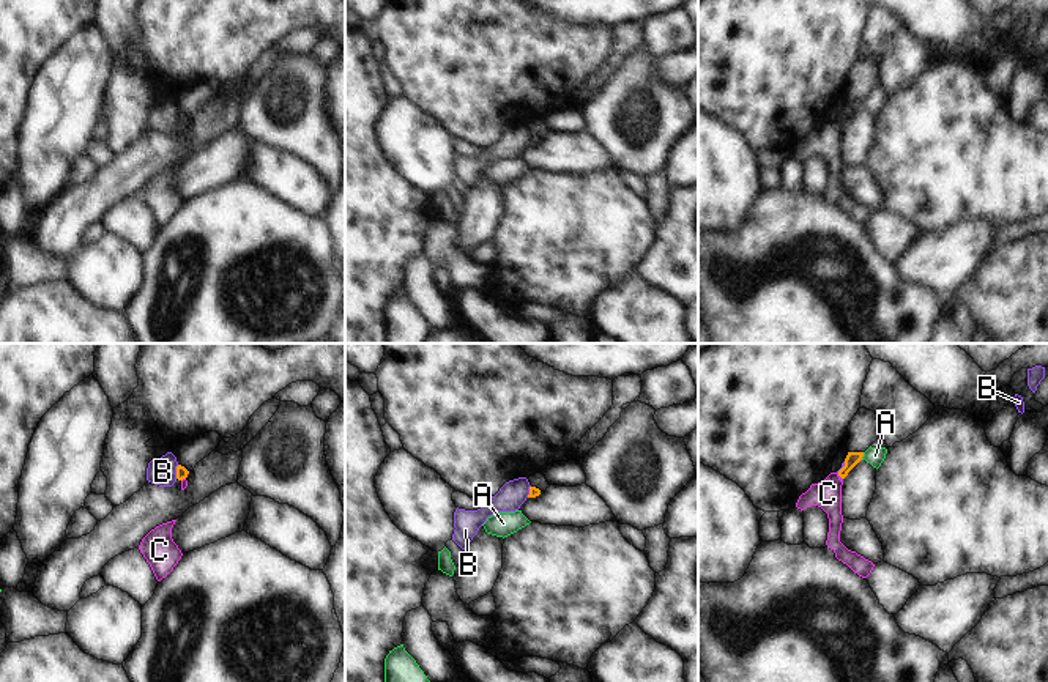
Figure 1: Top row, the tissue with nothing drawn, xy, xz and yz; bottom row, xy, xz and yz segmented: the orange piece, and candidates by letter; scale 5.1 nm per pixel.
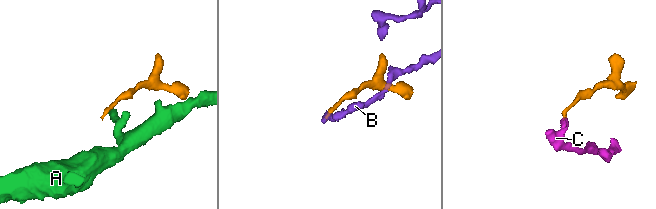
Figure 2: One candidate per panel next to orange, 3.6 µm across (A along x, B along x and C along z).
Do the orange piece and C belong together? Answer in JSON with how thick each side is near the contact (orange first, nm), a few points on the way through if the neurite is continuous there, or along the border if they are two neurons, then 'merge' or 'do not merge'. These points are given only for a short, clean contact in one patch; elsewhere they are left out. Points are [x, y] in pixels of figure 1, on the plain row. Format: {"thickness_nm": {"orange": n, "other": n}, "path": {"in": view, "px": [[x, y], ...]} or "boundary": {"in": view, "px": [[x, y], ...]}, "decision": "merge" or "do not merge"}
{"thickness_nm": {"orange": 60, "other": 30}, "path": {"in": "xy", "px": [[182, 120], [183, 125], [183, 129]]}, "decision": "merge"}

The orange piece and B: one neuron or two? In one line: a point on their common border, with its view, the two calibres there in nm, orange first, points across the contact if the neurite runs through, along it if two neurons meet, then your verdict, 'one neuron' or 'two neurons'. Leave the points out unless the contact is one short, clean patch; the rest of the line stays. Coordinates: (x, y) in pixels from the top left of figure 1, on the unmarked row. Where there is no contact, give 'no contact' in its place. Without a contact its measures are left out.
meets orange in yz at (839, 118); 70 nm thick on the orange side, 20 nm on the other; border along yz (845, 109), (839, 118), (842, 126); two neurons

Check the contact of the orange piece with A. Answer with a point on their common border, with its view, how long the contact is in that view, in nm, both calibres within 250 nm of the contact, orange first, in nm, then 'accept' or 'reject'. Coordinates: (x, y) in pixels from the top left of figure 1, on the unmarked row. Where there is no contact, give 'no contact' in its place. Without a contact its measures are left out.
contact yz (862, 103); length 40 nm; calibres 70 and 100 nm; reject

